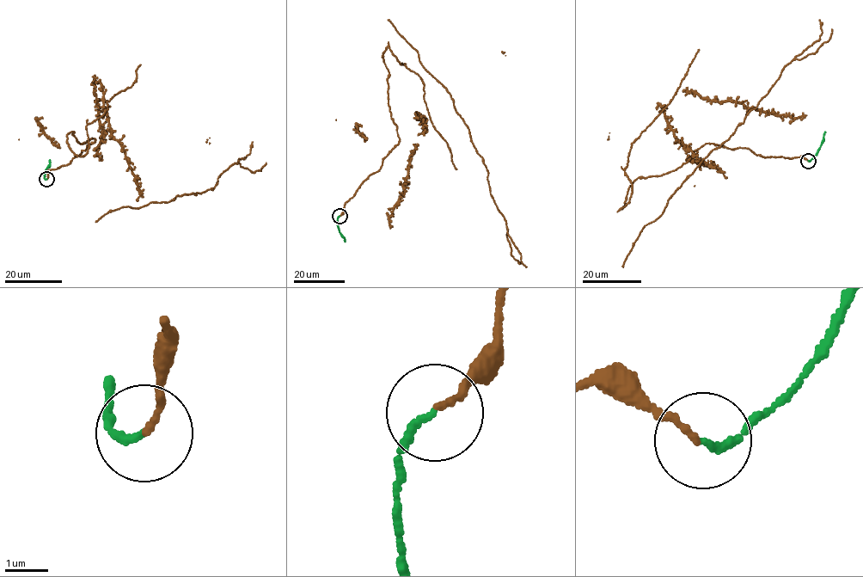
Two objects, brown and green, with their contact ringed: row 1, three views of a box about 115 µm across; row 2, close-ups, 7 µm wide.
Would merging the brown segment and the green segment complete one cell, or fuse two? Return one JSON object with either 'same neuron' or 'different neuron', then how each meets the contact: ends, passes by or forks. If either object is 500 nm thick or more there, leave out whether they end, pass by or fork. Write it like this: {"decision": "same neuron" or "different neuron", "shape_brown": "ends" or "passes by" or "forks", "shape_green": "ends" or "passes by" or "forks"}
{"decision": "same neuron", "shape_brown": "ends", "shape_green": "ends"}

